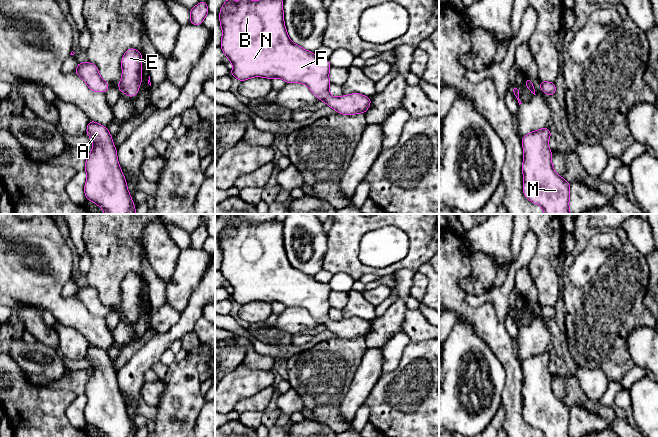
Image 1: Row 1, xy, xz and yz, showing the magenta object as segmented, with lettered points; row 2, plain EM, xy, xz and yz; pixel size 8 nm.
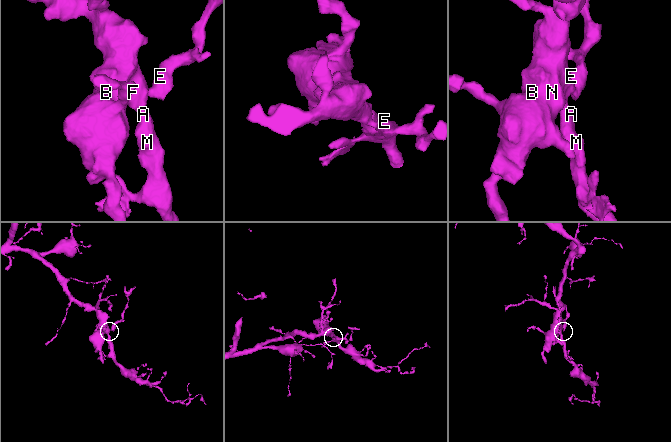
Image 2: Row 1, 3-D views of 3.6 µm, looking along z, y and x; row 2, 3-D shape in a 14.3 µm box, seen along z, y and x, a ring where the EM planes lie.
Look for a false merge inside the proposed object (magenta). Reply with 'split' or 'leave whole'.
leave whole

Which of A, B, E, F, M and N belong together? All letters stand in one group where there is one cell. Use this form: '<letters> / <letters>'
A B E F M N

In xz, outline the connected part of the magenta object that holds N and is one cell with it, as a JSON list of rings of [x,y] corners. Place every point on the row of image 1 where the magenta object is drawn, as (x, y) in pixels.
[[[226,0],[220,9],[222,39],[220,47],[233,64],[231,75],[240,82],[251,77],[280,78],[286,83],[302,83],[337,113],[343,115],[365,114],[371,98],[360,93],[333,97],[329,93],[328,60],[320,59],[313,52],[294,44],[284,24],[283,0]]]

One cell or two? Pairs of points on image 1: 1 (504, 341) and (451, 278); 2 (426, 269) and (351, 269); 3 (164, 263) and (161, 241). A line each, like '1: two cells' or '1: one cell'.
1: one cell
2: two cells
3: one cell

